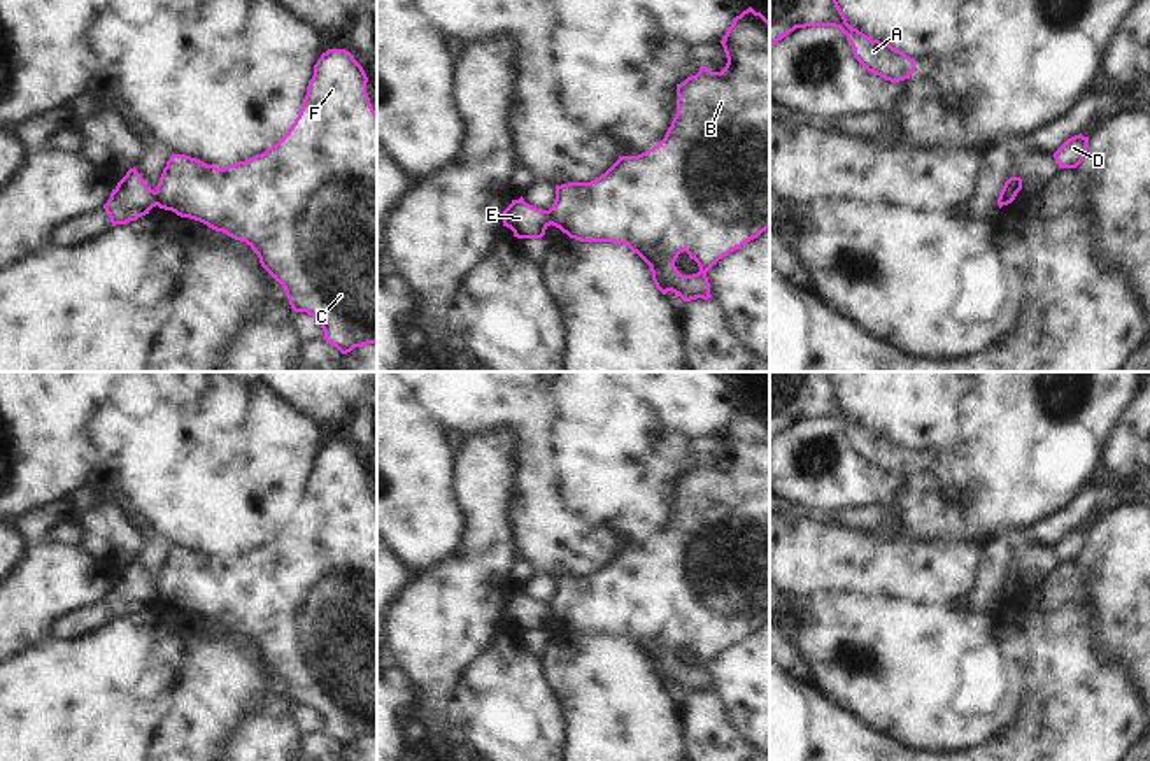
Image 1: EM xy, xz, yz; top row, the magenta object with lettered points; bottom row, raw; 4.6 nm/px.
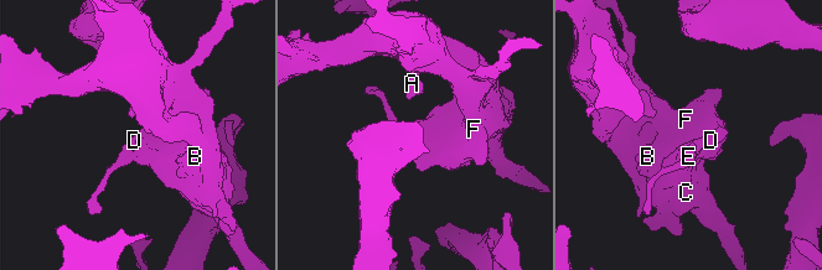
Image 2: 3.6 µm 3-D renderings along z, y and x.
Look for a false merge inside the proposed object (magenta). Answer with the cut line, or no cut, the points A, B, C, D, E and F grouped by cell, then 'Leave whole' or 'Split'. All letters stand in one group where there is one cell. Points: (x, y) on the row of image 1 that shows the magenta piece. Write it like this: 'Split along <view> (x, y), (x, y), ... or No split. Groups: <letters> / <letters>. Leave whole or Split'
Split along xy (155, 192), (158, 204). Groups: A B C D F / E. Split

